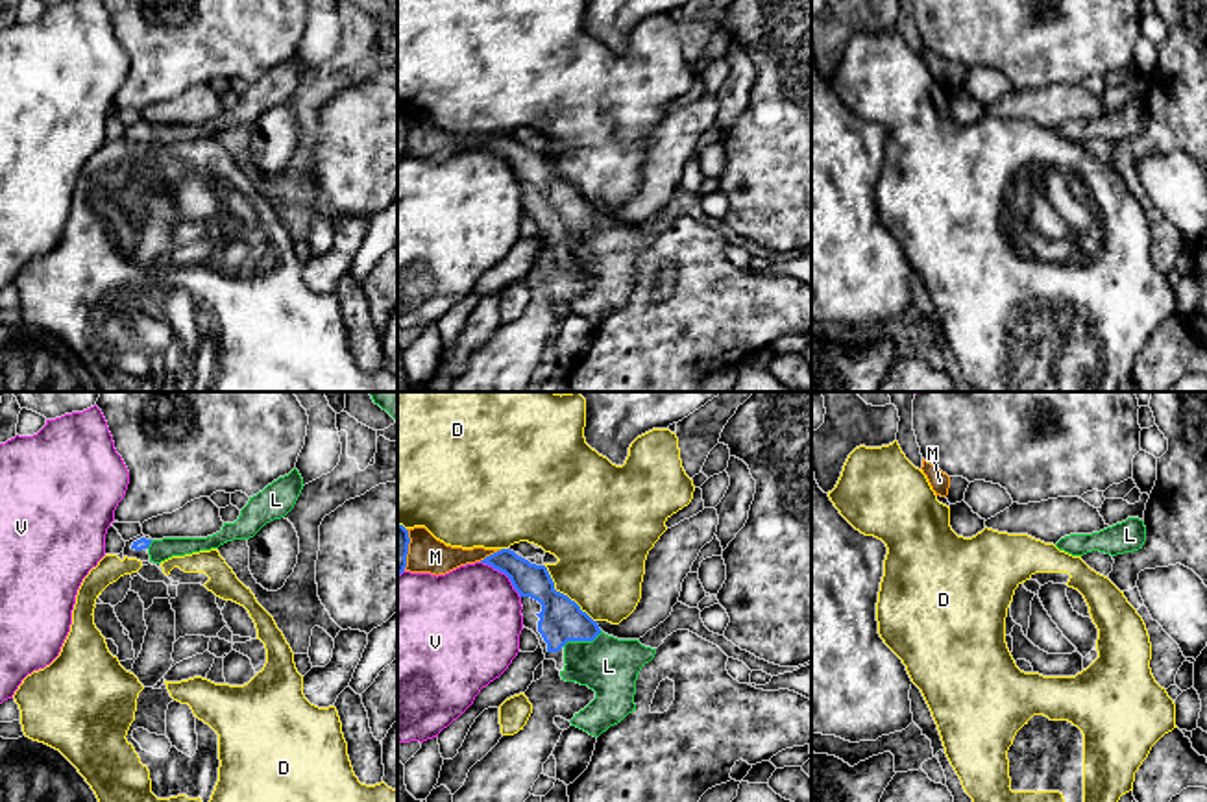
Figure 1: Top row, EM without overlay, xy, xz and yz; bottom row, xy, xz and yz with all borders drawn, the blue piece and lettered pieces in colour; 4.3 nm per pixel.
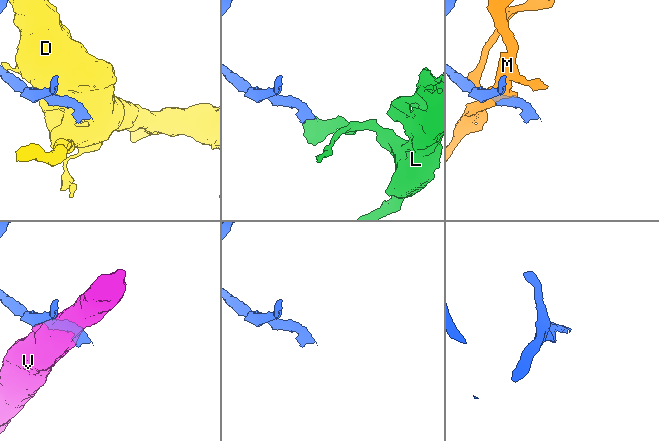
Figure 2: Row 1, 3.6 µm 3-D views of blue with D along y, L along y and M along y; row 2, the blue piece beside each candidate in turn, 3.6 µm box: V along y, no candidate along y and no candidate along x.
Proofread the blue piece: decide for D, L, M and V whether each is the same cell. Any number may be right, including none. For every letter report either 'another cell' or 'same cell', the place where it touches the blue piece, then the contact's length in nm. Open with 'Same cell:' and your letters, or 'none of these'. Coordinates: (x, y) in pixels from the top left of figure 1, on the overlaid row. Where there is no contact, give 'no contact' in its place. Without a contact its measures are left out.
Same cell: L
D: another cell; meets blue in xz at (562, 594); contact 340 nm long
L: same cell; meets blue in xz at (581, 640); contact 190 nm long
M: another cell; meets blue in xz at (490, 555); contact 120 nm long
V: another cell; meets blue in xz at (505, 573); contact 240 nm long

